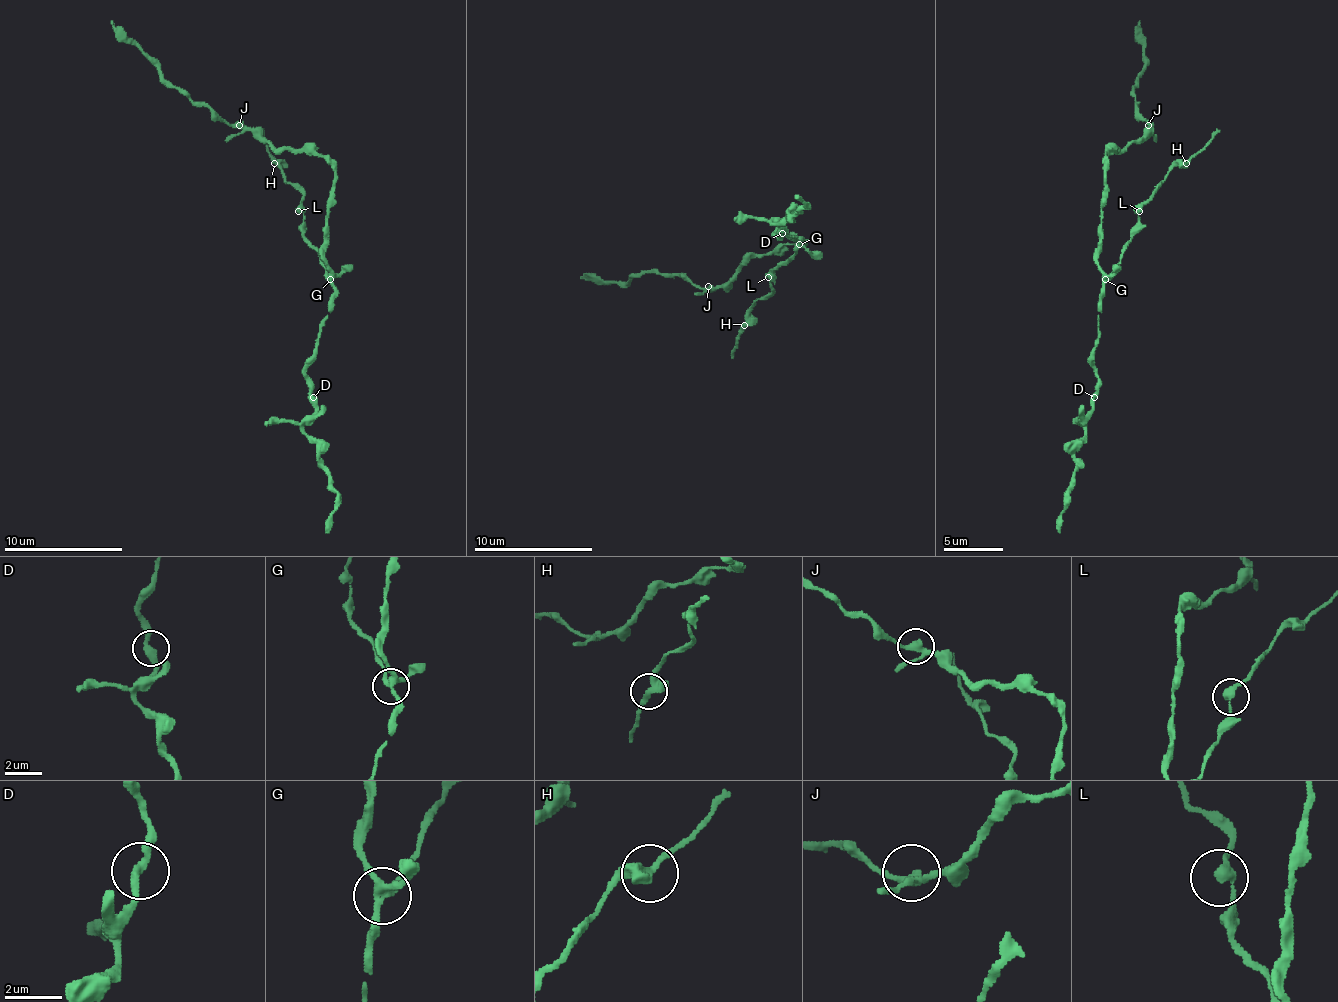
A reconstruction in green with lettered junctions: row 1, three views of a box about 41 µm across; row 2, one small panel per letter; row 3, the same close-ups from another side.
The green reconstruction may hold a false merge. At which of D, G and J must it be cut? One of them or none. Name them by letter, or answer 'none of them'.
G

